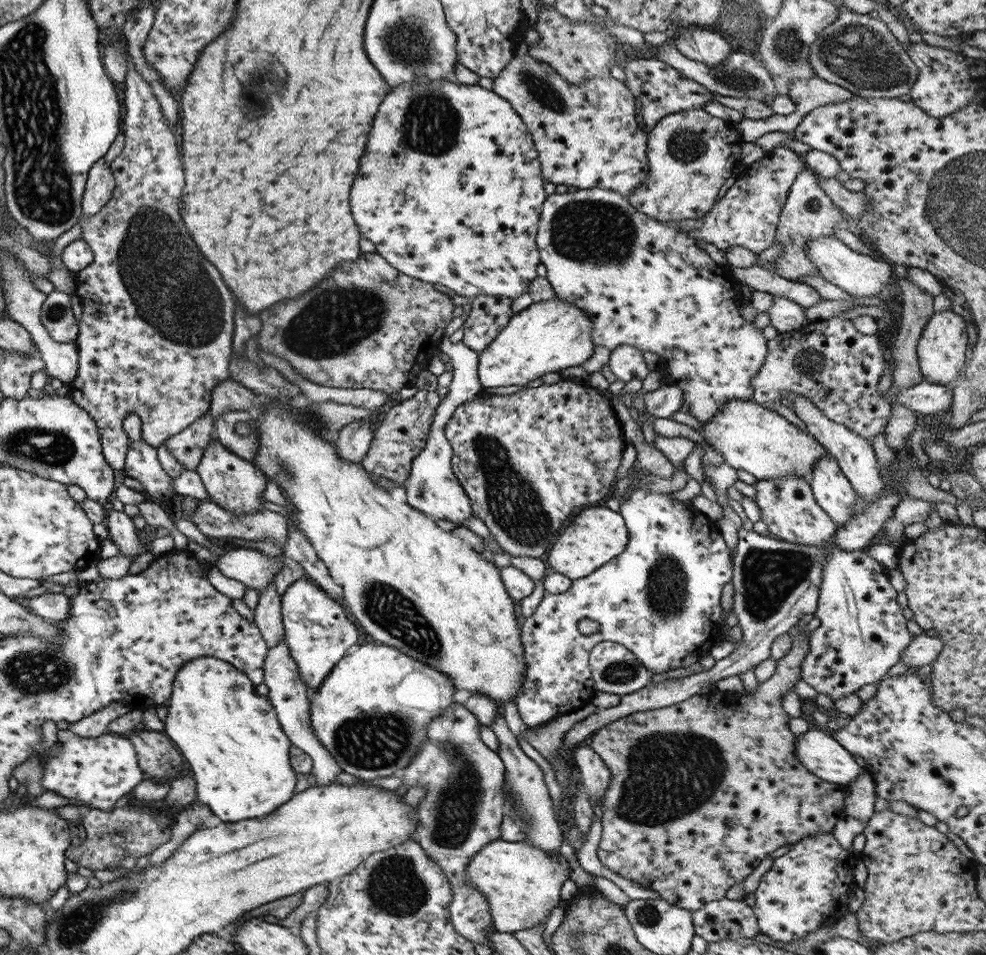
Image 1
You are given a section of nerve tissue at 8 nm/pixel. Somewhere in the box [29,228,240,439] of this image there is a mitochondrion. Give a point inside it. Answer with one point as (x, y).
(56, 312)

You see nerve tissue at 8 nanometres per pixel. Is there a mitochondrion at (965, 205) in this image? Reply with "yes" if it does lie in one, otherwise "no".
yes

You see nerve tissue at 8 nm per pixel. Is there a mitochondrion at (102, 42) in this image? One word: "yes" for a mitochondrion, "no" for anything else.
no

